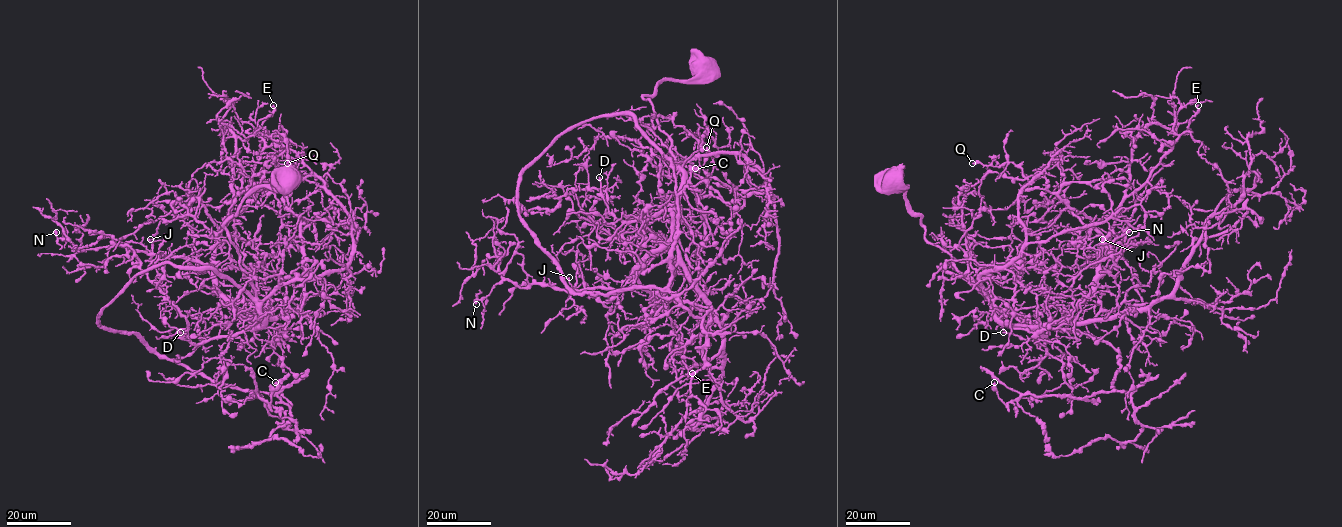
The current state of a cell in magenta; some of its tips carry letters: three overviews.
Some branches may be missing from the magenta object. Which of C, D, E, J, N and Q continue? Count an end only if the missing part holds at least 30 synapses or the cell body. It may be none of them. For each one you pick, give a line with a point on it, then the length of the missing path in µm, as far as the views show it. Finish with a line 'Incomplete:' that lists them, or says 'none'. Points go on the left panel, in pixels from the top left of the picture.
Incomplete: none

